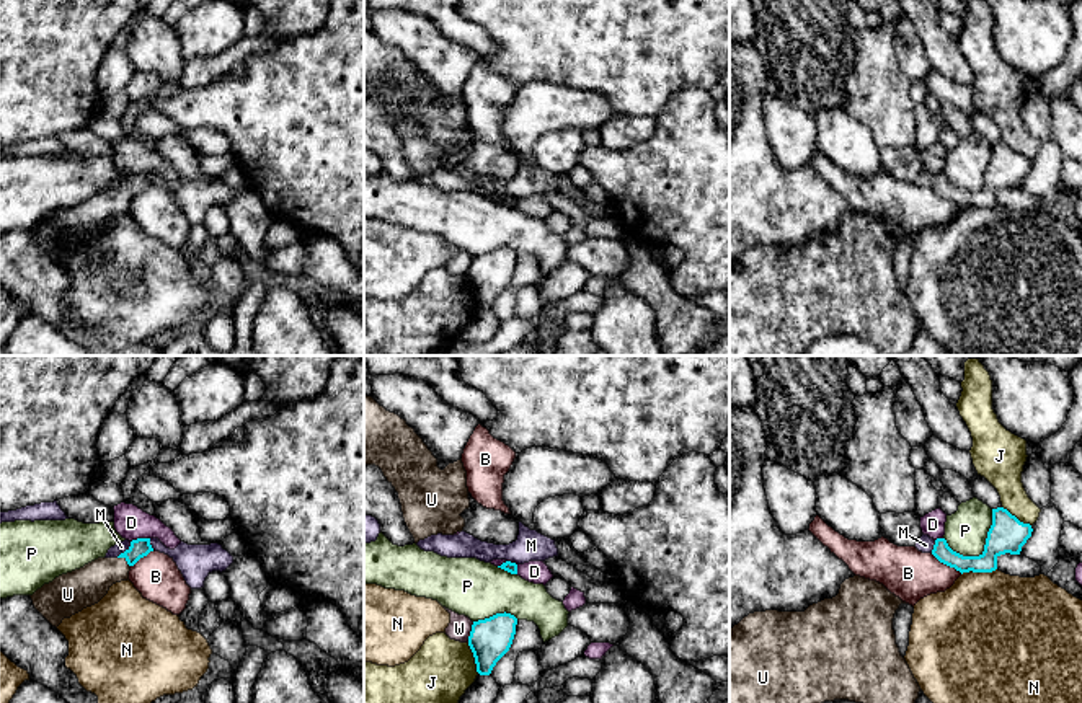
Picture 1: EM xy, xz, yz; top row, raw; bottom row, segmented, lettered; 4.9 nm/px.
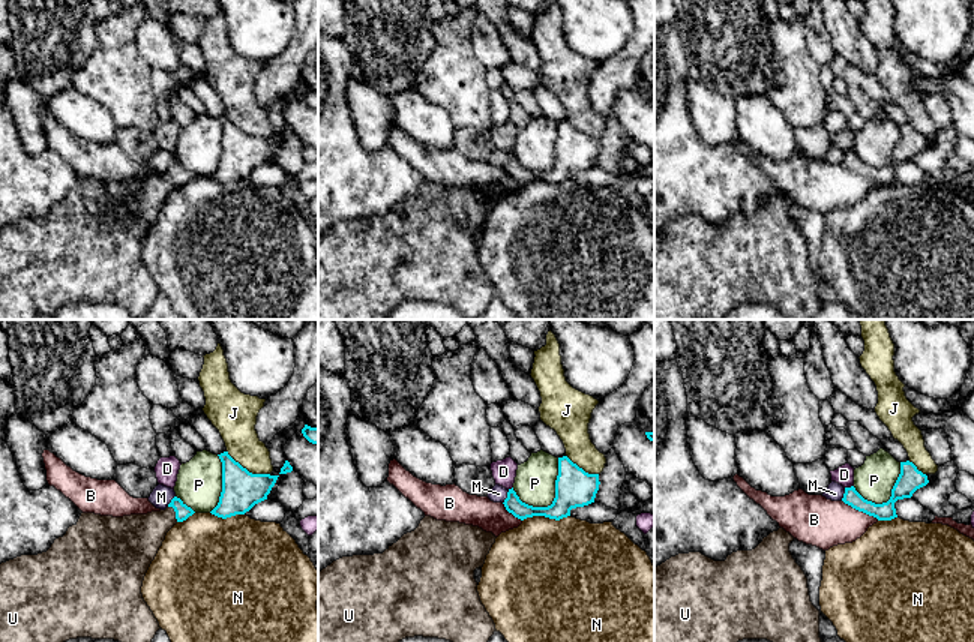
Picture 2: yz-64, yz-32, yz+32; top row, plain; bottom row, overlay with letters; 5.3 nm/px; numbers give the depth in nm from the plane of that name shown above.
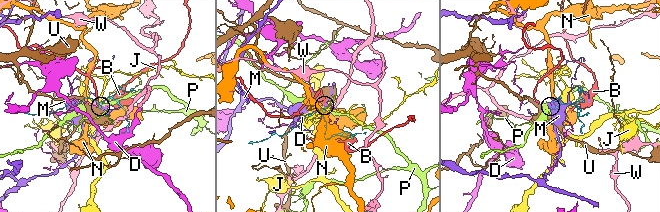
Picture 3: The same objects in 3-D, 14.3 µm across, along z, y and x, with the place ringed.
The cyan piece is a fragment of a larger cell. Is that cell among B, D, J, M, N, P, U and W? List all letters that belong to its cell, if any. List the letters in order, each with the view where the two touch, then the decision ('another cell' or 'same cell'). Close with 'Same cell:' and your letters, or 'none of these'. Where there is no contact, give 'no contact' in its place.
B: yz | another cell
D: xy | another cell
J: xz | another cell
M: xy | another cell
N: yz | another cell
P: yz | another cell
U: xy | same cell
W: xz | another cell
Same cell: U

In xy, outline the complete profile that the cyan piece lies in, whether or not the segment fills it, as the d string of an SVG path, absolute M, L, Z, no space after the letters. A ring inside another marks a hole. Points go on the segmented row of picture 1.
M137 538L118 558L98 558L80 569L44 584L31 597L34 608L52 625L98 604L116 582L127 581L131 568L153 551L150 538Z

